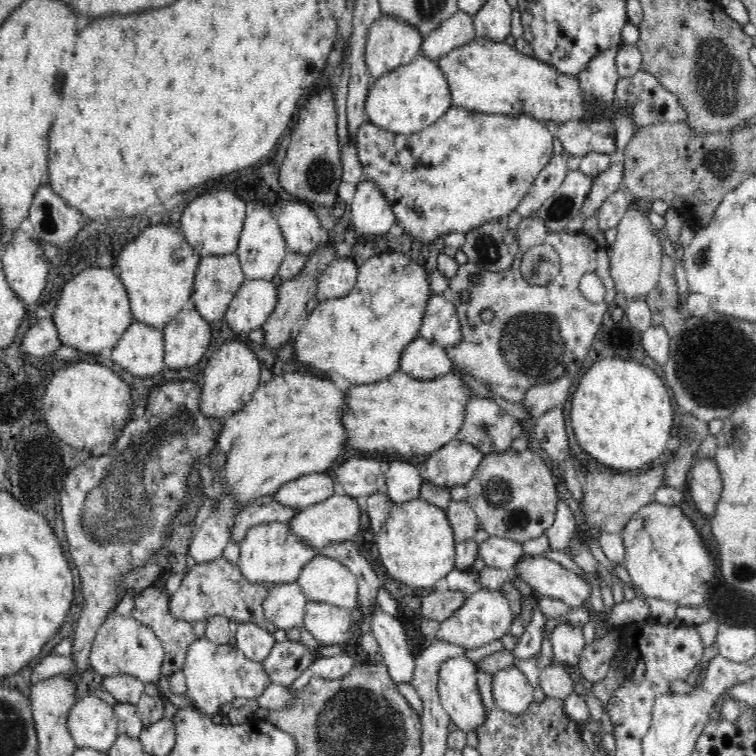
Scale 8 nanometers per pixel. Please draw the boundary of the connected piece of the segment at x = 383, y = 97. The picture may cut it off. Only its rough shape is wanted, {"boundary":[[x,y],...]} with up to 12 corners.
{"boundary":[[420,54],[383,74],[367,121],[417,133],[452,107],[446,77]]}

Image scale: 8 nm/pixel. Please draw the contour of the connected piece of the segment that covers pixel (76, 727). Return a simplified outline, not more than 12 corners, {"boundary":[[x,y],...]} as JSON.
{"boundary":[[89,694],[70,708],[76,748],[107,753],[120,732],[113,706]]}

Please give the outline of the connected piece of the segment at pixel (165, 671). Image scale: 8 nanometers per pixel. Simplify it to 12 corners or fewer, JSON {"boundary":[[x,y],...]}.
{"boundary":[[150,586],[135,598],[133,617],[153,630],[165,655],[164,677],[181,673],[197,640],[190,622],[174,618],[170,596]]}

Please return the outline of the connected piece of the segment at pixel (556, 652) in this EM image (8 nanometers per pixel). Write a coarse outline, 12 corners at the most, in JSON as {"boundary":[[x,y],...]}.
{"boundary":[[562,622],[550,633],[553,660],[578,666],[583,626]]}

